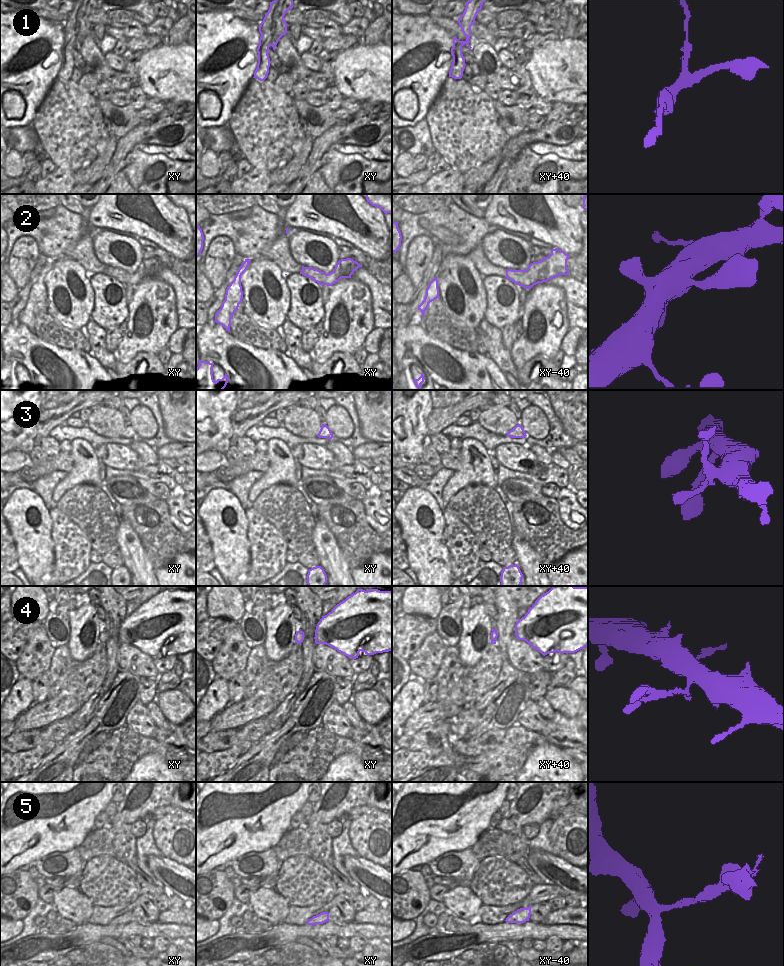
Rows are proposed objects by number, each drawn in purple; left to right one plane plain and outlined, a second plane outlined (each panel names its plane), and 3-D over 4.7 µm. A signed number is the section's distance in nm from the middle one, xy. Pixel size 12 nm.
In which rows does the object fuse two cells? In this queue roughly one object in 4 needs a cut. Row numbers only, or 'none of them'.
5

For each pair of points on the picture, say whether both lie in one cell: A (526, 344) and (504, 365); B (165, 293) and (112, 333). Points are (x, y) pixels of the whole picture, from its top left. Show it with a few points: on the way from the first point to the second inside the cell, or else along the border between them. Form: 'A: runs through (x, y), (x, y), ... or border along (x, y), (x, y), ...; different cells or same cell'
A: border along (509, 350), (511, 361), (517, 369); different cells
B: border along (123, 334), (118, 347), (113, 352); different cells

